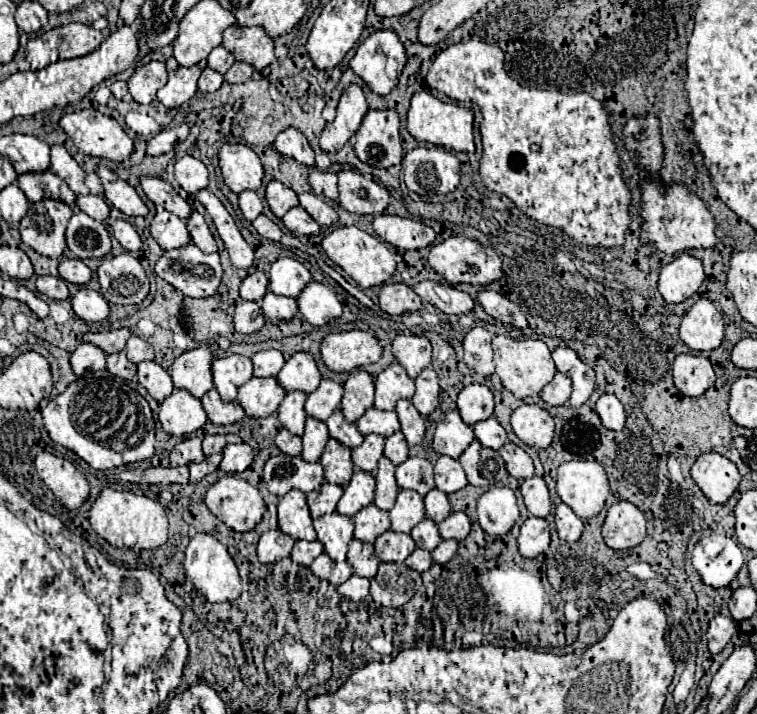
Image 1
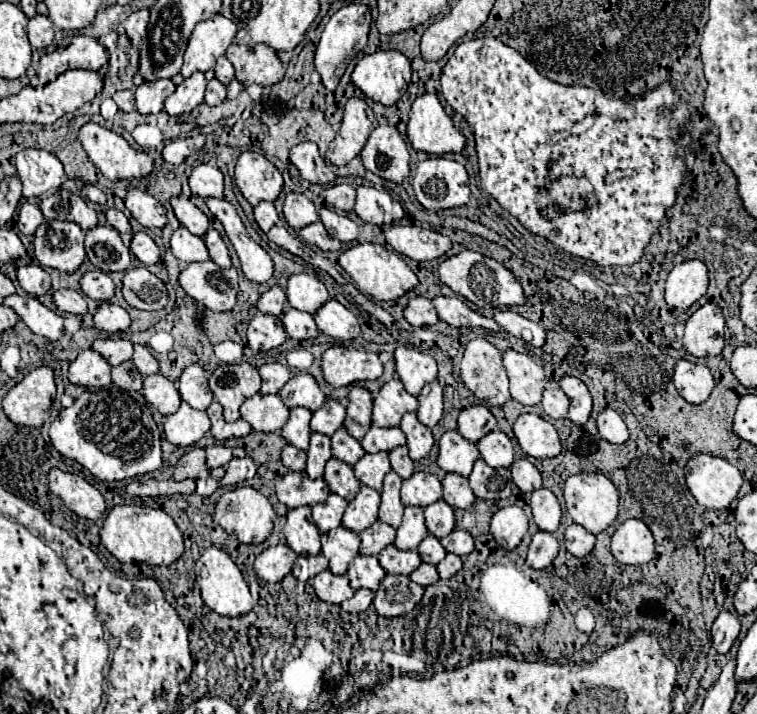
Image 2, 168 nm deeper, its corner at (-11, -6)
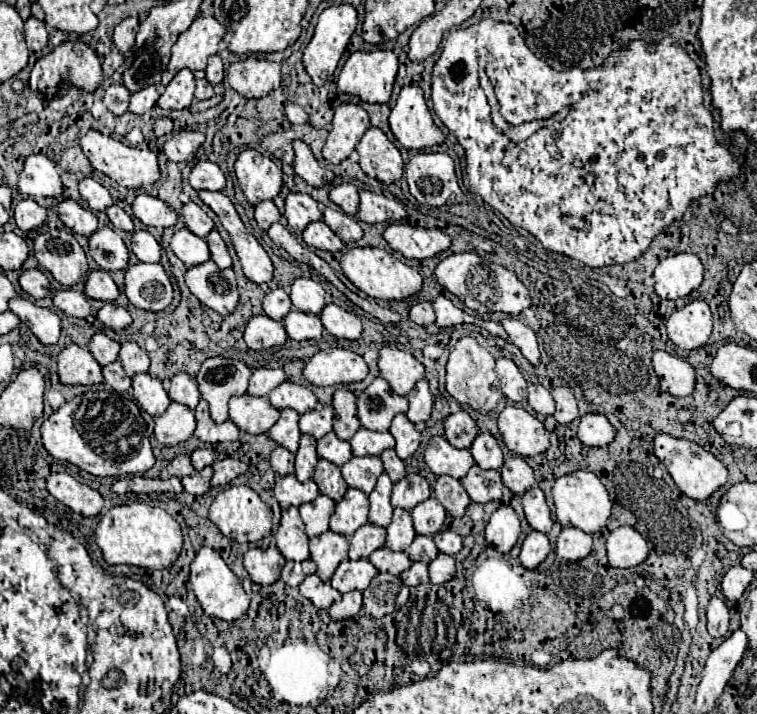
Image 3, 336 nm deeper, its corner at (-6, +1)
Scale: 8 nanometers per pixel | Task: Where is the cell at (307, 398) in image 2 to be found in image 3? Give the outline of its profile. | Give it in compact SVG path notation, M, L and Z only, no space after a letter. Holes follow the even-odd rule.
M284 381L282 385L278 385L270 395L270 403L276 407L276 409L296 409L300 415L302 413L308 413L310 409L316 407L318 399L316 395L304 387L304 385L298 385L294 381Z

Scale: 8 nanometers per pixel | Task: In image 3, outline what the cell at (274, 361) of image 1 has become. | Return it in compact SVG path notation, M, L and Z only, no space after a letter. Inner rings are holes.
M258 367L254 369L248 385L248 393L262 397L268 395L274 387L278 387L282 381L286 381L286 373L282 369L268 369L268 367Z

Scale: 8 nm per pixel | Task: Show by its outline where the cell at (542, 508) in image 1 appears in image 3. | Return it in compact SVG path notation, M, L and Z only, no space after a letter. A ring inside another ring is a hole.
M532 487L524 493L522 507L524 507L524 513L526 513L526 521L530 523L532 529L542 531L542 533L548 533L552 529L550 509L548 509L544 491L540 487Z

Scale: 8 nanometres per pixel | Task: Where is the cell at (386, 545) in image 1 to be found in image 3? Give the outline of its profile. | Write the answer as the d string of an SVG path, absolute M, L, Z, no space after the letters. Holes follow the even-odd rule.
M386 547L376 549L368 559L372 561L372 565L378 571L388 571L388 573L394 573L394 575L400 575L402 571L406 571L412 565L410 557L404 551L396 553L396 551L390 551Z

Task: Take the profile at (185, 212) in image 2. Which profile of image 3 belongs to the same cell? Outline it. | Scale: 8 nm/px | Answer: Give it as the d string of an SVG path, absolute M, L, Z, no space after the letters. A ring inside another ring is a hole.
M186 203L182 207L182 217L186 227L198 237L206 237L206 233L210 233L210 229L214 227L212 219L196 203Z

